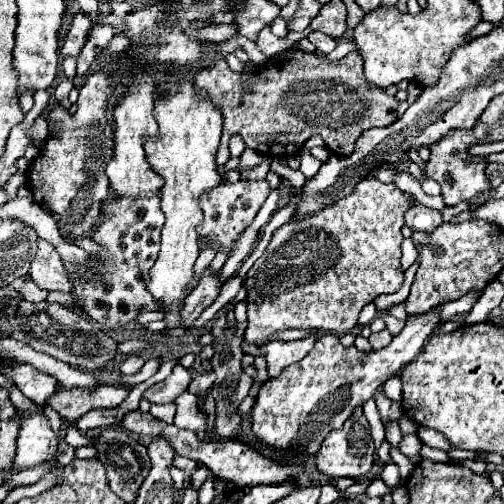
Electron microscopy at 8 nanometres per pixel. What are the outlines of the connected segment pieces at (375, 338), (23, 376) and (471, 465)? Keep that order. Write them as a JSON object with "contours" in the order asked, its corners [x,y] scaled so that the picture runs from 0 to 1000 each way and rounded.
{"contours":[[[[764,651],[764,655],[756,655],[756,659],[748,659],[748,663],[736,663],[736,667],[732,667],[732,679],[736,679],[740,694],[764,690],[776,675],[780,675],[780,663],[776,663],[768,651]]],[[[42,722],[42,726],[26,726],[14,734],[2,734],[6,742],[14,742],[34,770],[69,802],[89,802],[89,794],[109,778],[109,762],[113,754],[105,746],[93,746],[77,734],[69,734],[58,722]]],[[[895,913],[895,921],[905,925],[929,927],[931,931],[938,933],[938,937],[946,940],[964,940],[972,946],[972,938],[964,931],[964,923],[960,917],[954,915],[938,915],[938,913]]]]}

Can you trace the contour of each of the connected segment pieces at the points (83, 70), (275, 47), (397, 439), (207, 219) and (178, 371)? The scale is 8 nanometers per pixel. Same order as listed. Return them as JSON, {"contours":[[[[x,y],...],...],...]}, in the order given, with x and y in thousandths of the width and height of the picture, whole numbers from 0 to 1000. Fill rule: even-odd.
{"contours":[[[[185,48],[181,52],[181,60],[173,67],[173,83],[153,111],[153,151],[173,147],[185,115],[220,83],[224,71],[228,71],[228,63],[224,63],[220,48]]],[[[530,52],[530,56],[522,56],[522,60],[514,63],[506,87],[510,87],[510,95],[514,95],[526,111],[542,115],[542,111],[550,111],[550,107],[558,107],[558,103],[565,103],[565,99],[577,99],[583,83],[607,75],[619,62],[617,54],[611,52],[601,63],[575,62],[565,75],[550,75],[550,71],[538,67],[538,60],[534,60],[534,52]]],[[[780,837],[780,841],[772,841],[768,849],[764,849],[764,873],[780,885],[780,889],[792,889],[792,881],[796,881],[796,853],[792,853],[792,845],[788,845],[788,837]]],[[[474,357],[470,365],[435,365],[431,373],[415,377],[411,389],[399,389],[399,413],[407,429],[403,440],[395,444],[395,468],[415,472],[415,492],[454,500],[474,464],[502,440],[506,425],[514,421],[530,389],[534,389],[530,357],[486,357],[486,361]]],[[[351,722],[351,726],[343,730],[343,738],[339,738],[323,758],[304,762],[284,786],[296,790],[296,794],[308,798],[308,802],[343,798],[351,786],[359,786],[359,782],[371,774],[375,754],[379,754],[375,734],[363,730],[359,722]]]]}

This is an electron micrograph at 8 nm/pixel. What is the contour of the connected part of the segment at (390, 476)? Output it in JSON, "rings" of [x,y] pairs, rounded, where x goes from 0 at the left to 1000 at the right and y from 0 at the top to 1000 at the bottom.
{"rings":[[[768,921],[764,933],[760,933],[760,940],[756,940],[756,948],[760,948],[760,956],[764,956],[768,964],[776,964],[776,968],[800,964],[800,952],[796,952],[796,944],[792,944],[788,921]]]}

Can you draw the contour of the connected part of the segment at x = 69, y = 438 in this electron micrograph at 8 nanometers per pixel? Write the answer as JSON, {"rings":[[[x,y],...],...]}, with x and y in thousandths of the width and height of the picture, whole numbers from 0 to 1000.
{"rings":[[[137,843],[133,849],[129,873],[135,879],[135,883],[145,889],[153,889],[157,885],[183,885],[185,883],[183,869],[161,865],[159,853],[155,853],[149,847],[143,847],[141,843]]]}

